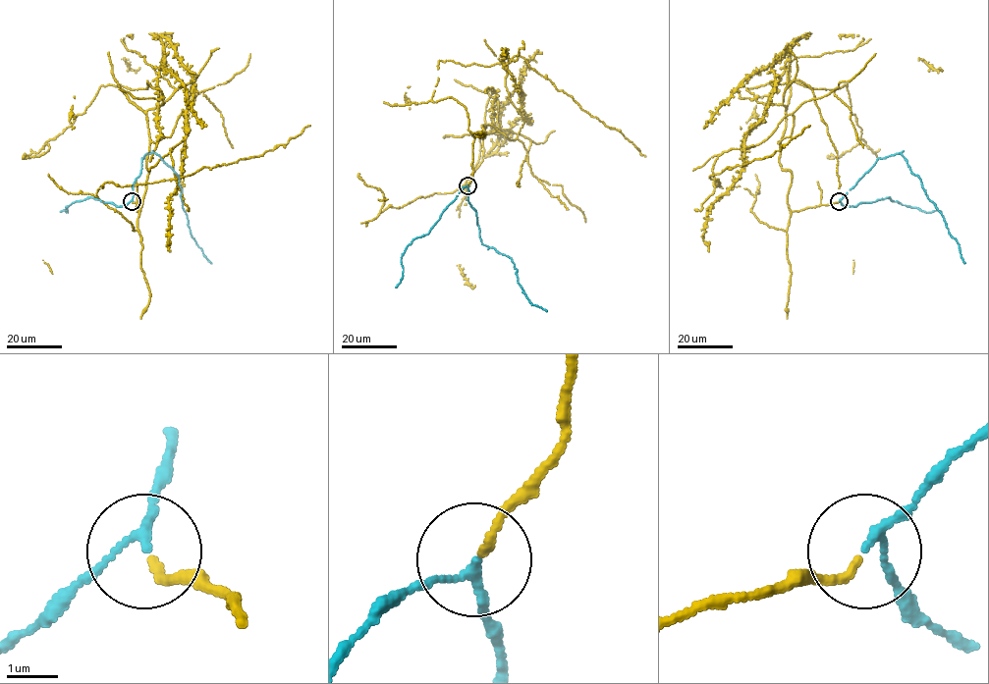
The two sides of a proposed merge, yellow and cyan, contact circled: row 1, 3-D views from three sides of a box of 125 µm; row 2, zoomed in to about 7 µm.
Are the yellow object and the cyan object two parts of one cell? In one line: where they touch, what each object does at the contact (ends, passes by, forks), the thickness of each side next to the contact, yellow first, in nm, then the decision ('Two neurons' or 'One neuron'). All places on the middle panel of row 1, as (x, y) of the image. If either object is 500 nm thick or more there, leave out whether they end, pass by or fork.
Place: (467, 185). At the ring yellow ends. At the ring cyan passes by. Thickness 160 nm (yellow) against 140 nm. One neuron

